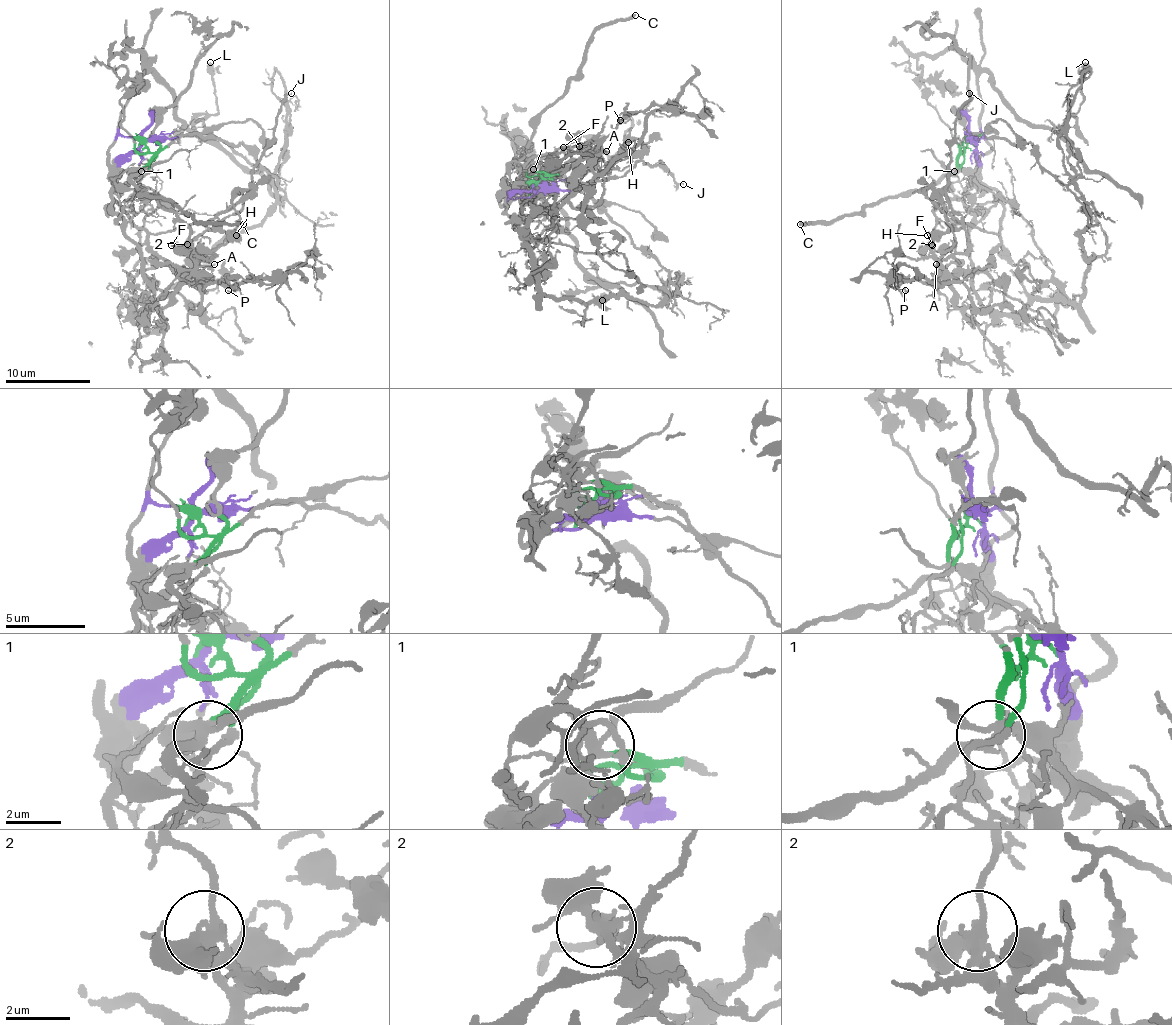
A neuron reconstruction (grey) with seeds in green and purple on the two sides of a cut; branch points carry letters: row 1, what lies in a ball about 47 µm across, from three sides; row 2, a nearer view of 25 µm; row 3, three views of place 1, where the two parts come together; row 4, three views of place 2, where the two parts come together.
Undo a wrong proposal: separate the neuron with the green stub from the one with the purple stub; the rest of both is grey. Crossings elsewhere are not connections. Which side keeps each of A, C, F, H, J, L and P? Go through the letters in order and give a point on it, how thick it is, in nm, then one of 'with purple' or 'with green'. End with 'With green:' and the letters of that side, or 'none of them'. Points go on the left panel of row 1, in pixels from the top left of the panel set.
A: place (214, 264); calibre 100 nm; with purple
C: place (243, 224); calibre 320 nm; with green
F: place (171, 245); calibre 160 nm; with green
H: place (236, 235); calibre 500 nm; with purple
J: place (291, 93); calibre 110 nm; with purple
L: place (210, 62); calibre 550 nm; with purple
P: place (228, 290); calibre 130 nm; with purple
With green: C, F

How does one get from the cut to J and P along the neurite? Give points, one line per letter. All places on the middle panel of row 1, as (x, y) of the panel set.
J: (535, 188), (509, 192), (503, 211), (509, 218), (548, 213), (613, 160), (626, 158), (660, 165), (683, 184)
P: (535, 188), (509, 192), (503, 211), (509, 218), (539, 216), (556, 207), (618, 118), (630, 116), (620, 120)

